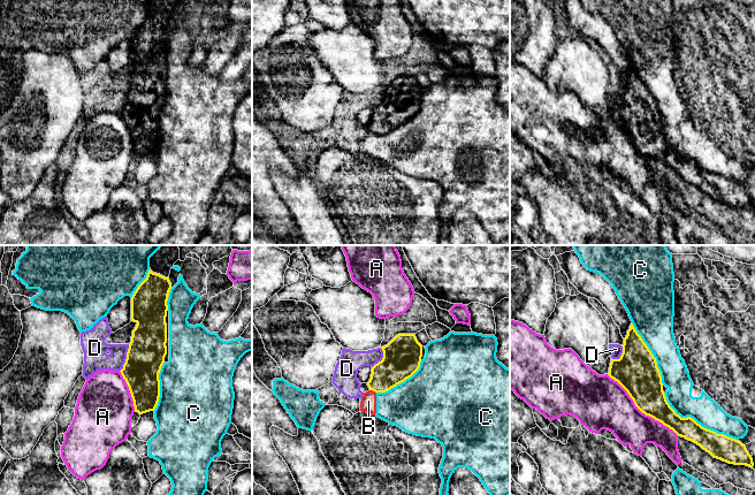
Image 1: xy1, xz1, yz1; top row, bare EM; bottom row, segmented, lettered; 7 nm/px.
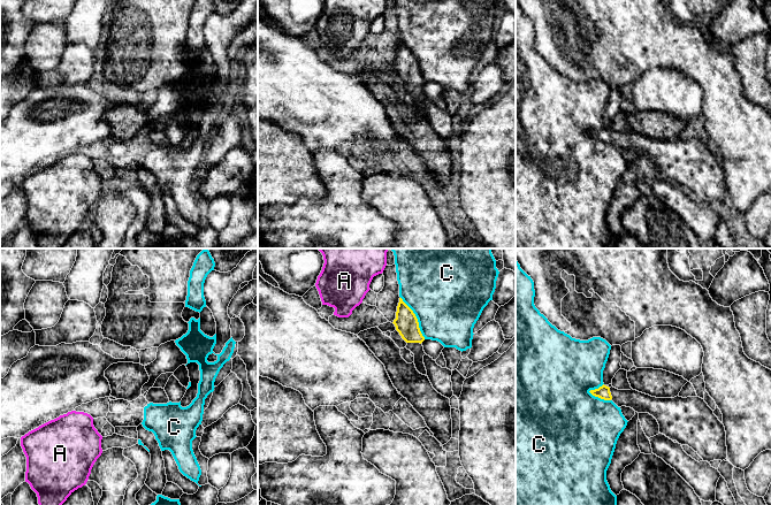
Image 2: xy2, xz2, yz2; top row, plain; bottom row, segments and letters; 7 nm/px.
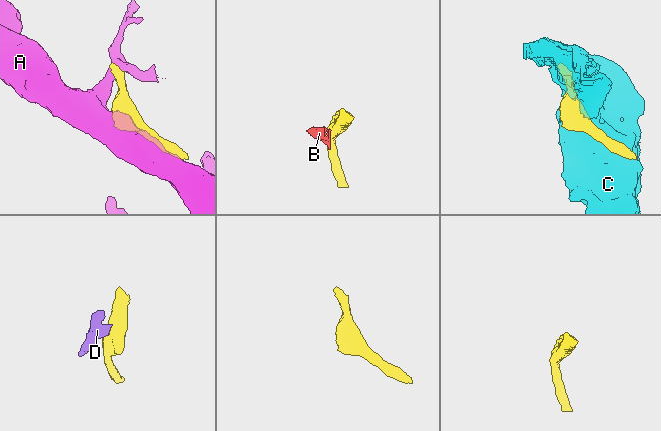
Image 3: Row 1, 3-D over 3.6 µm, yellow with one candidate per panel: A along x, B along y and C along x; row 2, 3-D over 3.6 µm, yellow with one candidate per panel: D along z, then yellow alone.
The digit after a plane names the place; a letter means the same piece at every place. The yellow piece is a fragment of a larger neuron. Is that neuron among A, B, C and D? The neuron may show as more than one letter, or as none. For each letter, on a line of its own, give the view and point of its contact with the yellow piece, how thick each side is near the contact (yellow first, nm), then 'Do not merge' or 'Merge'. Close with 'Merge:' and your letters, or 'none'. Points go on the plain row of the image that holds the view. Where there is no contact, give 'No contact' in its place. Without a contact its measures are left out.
A: Touches yellow at yz1 (640, 152). Thickness 280 nm (yellow) against 340 nm. Do not merge
B: Touches yellow at xz1 (373, 132). Thickness 240 nm (yellow) against 110 nm. Do not merge
C: Touches yellow at yz1 (695, 164). Thickness 170 nm (yellow) against 190 nm. Do not merge
D: Touches yellow at xy1 (127, 100). Thickness 260 nm (yellow) against 170 nm. Do not merge
Merge: none

